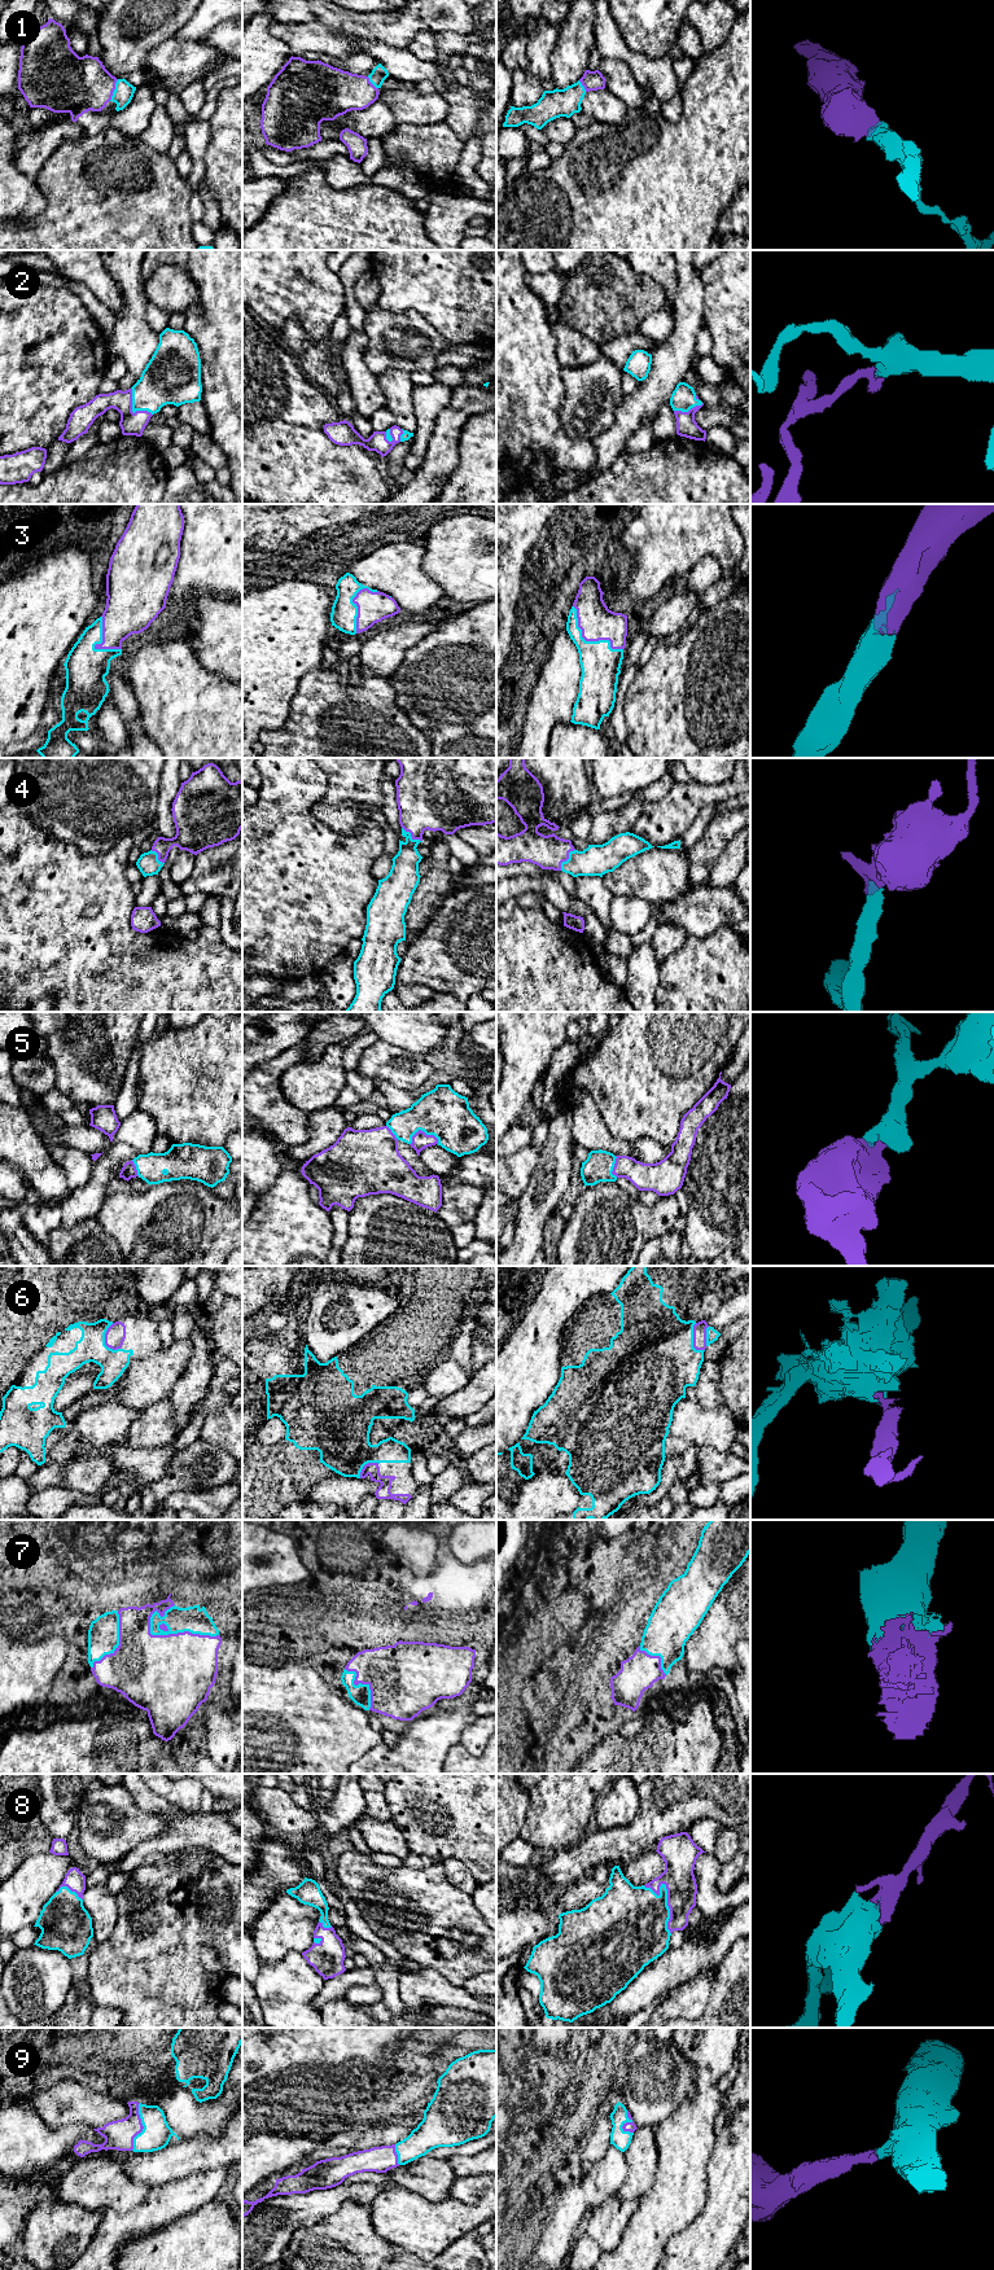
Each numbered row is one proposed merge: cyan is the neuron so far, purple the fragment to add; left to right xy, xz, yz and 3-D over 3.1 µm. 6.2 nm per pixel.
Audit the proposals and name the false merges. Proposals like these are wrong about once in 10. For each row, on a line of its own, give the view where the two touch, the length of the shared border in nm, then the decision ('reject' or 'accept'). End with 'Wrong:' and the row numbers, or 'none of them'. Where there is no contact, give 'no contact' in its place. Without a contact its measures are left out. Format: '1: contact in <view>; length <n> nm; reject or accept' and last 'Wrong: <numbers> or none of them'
1: contact in xy; length 150 nm; accept
2: contact in xy; length 220 nm; accept
3: contact in yz; length 420 nm; accept
4: contact in yz; length 160 nm; accept
5: contact in xz; length 190 nm; accept
6: contact in xy; length 180 nm; accept
7: contact in xy; length 440 nm; accept
8: contact in yz; length 340 nm; accept
9: contact in xy; length 300 nm; accept
Wrong: none of them

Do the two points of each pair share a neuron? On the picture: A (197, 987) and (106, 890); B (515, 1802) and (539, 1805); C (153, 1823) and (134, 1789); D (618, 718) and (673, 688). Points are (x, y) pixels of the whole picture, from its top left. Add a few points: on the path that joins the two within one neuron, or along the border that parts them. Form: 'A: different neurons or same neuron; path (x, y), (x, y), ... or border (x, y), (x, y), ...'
A: same neuron; path (169, 977), (115, 924), (115, 919)
B: different neurons; border (530, 1791), (526, 1819), (520, 1832)
C: different neurons; border (123, 1789), (138, 1808), (166, 1818), (162, 1834)
D: different neurons; border (630, 686), (624, 705), (627, 732), (625, 741)

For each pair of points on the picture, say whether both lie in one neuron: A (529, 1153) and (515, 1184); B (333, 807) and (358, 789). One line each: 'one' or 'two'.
A: one
B: one

